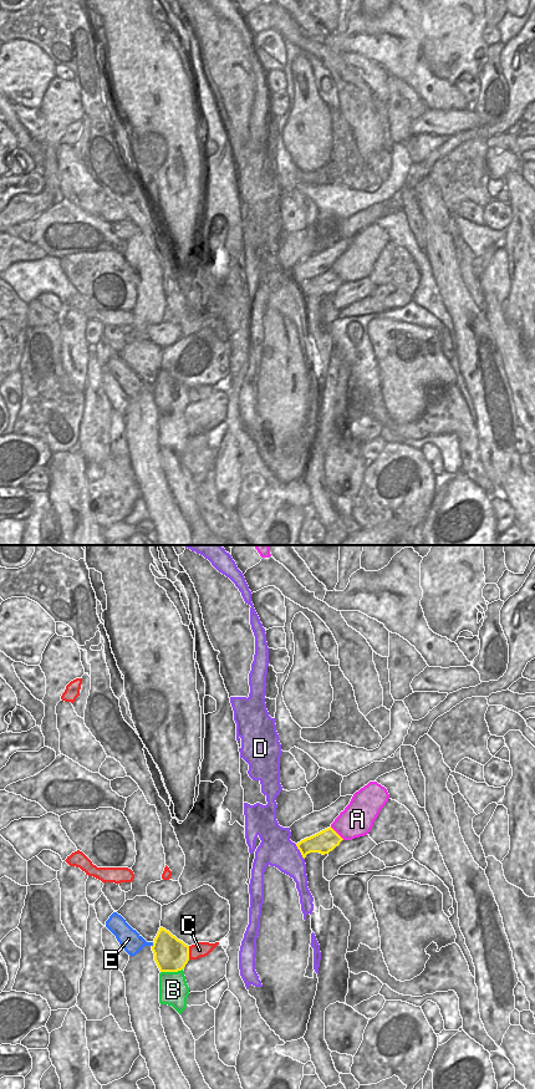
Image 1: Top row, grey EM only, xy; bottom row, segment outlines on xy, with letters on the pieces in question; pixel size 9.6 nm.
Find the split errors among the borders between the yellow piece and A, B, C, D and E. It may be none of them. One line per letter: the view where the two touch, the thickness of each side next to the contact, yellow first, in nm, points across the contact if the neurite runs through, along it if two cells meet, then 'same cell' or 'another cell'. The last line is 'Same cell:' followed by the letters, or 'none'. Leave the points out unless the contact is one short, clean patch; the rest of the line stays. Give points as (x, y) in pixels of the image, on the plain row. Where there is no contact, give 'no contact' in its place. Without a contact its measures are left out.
A: xy | 220/320 nm | another cell
B: xy | 340/280 nm | another cell
C: xy | 340/150 nm | another cell
D: xy | 220/320 nm | along xy (295, 286), (304, 301) | another cell
E: xy | 340/200 nm | another cell
Same cell: none

